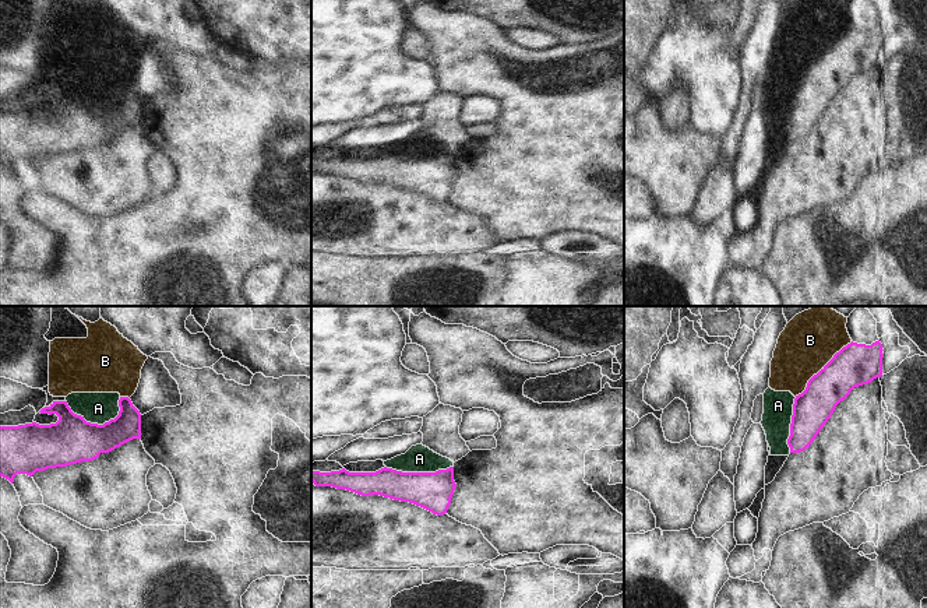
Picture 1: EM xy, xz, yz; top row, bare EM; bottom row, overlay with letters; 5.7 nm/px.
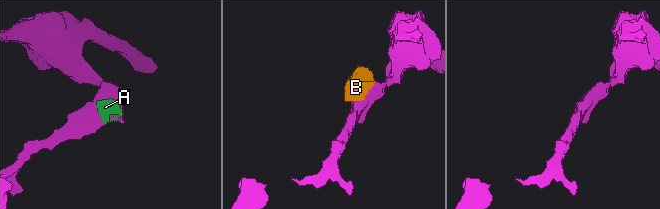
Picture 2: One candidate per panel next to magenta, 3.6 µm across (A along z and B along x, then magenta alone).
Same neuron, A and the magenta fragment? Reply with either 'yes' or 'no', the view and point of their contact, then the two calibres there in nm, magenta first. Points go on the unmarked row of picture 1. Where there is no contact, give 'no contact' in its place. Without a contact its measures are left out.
yes | xy (92, 111) | 280/180 nm

